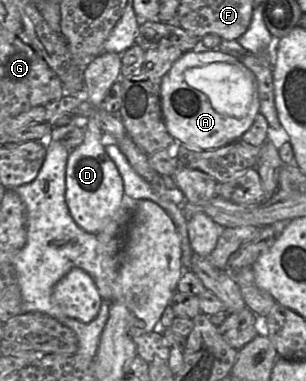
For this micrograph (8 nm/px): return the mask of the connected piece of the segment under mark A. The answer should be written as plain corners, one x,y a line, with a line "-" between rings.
219,49
188,51
161,82
164,123
174,140
195,150
211,150
241,140
260,112
258,82
243,62

